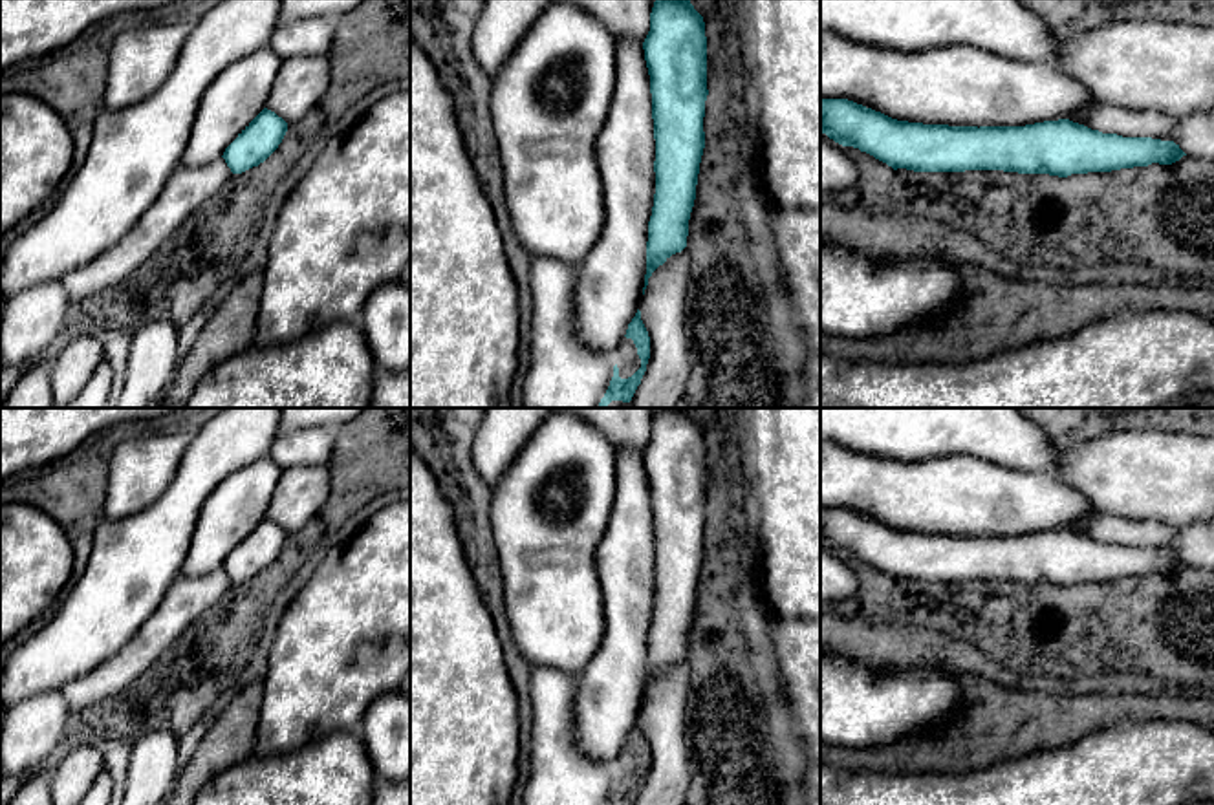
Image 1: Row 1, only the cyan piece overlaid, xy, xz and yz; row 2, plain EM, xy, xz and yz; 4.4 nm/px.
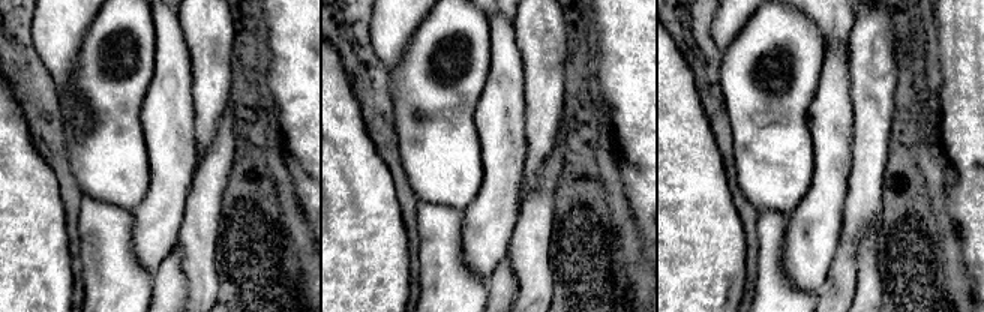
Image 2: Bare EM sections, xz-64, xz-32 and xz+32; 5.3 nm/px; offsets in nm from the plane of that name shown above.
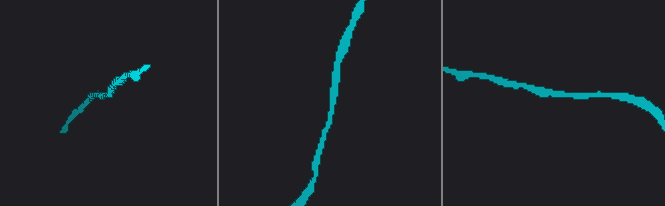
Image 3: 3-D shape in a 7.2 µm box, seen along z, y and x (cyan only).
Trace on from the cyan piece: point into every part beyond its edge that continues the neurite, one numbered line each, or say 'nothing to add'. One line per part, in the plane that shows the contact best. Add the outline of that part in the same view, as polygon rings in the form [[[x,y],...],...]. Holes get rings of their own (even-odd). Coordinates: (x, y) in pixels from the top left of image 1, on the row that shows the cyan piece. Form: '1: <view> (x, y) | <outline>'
nothing to add

